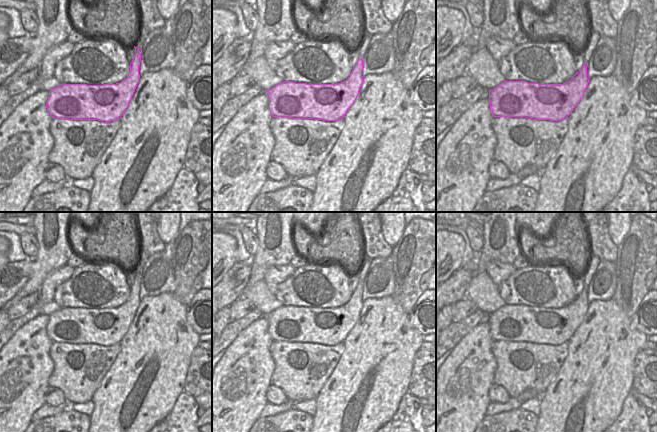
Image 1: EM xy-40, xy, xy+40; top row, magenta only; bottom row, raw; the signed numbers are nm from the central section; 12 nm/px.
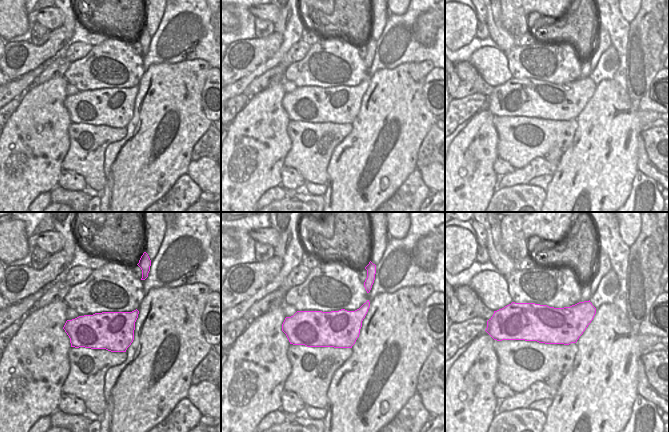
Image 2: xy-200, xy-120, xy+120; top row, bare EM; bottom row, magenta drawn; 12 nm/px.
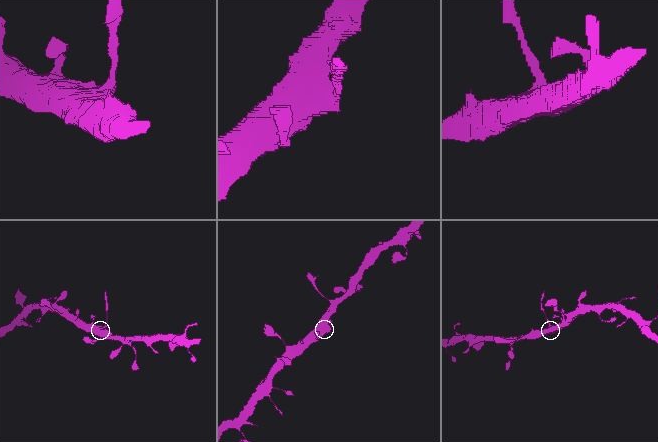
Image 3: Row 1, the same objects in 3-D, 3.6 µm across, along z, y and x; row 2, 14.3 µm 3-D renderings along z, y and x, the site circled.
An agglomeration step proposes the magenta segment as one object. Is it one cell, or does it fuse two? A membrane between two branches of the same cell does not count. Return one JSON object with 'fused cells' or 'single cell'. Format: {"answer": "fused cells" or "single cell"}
{"answer": "fused cells"}

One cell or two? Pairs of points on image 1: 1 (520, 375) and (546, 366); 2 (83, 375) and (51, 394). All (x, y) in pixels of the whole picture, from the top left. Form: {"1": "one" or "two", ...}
{"1": "one", "2": "two"}

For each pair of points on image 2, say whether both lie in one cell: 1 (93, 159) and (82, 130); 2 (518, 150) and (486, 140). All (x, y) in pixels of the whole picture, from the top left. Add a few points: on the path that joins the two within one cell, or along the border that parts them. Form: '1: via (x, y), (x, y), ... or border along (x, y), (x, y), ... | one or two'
1: via (89, 152), (87, 141), (83, 137) | one
2: border along (493, 120), (497, 133), (498, 156) | two

